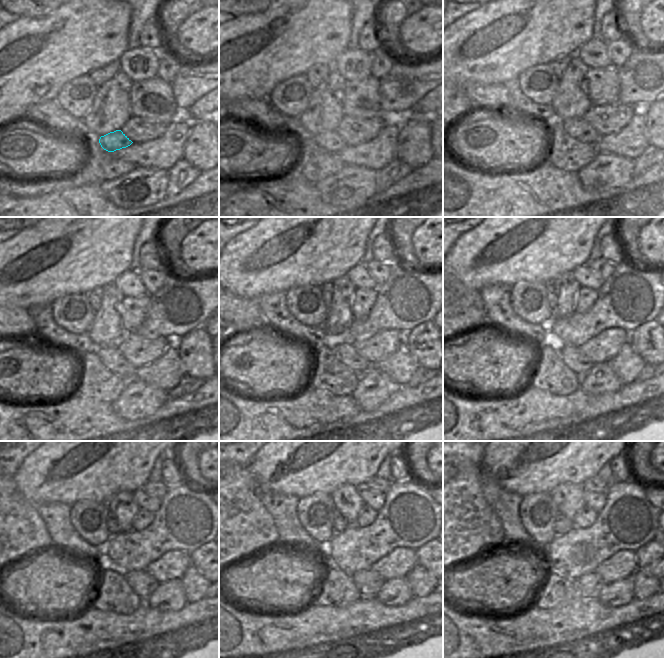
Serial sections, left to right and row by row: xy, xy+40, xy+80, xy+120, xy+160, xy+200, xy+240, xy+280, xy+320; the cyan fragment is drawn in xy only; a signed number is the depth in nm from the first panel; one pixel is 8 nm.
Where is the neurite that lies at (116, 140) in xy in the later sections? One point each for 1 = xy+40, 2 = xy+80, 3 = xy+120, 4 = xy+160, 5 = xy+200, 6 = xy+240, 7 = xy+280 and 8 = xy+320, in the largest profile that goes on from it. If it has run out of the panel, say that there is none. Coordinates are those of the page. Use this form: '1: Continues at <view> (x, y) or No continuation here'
1: Continues at xy+40 (332, 141)
2: Continues at xy+80 (556, 134)
3: Continues at xy+120 (114, 357)
4: Continues at xy+160 (346, 352)
5: Continues at xy+200 (572, 355)
6: Continues at xy+240 (142, 583)
7: Continues at xy+280 (368, 582)
8: Continues at xy+320 (591, 585)

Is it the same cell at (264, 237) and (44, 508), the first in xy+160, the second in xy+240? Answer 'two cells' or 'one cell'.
two cells

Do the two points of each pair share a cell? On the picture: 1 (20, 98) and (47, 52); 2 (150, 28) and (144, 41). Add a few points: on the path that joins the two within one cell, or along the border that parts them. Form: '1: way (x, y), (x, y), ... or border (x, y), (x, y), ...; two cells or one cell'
1: way (20, 87), (20, 79), (36, 63); one cell
2: way (150, 31), (146, 38); one cell

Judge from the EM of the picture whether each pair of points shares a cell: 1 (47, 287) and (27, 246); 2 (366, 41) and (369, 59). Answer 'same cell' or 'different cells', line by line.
1: same cell
2: different cells

